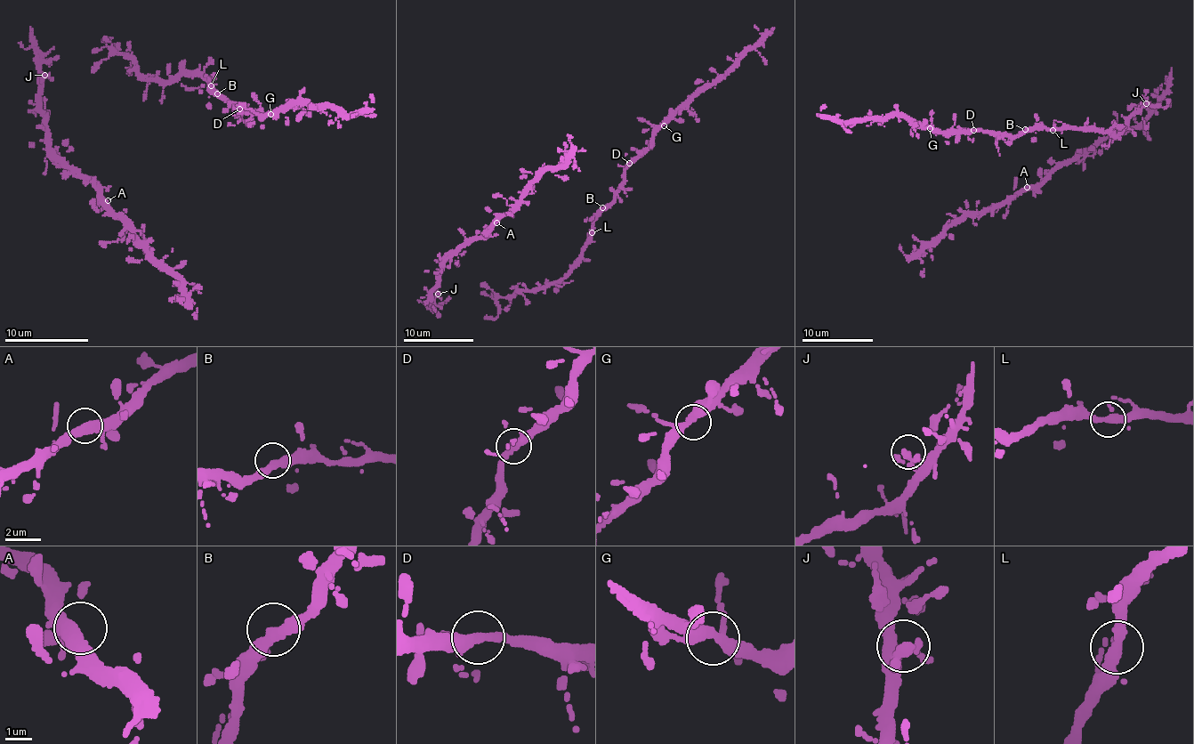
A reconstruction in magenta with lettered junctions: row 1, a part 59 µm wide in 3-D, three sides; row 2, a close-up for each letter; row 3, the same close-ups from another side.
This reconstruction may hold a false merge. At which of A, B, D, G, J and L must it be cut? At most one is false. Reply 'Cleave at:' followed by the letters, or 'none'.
Cleave at: none

